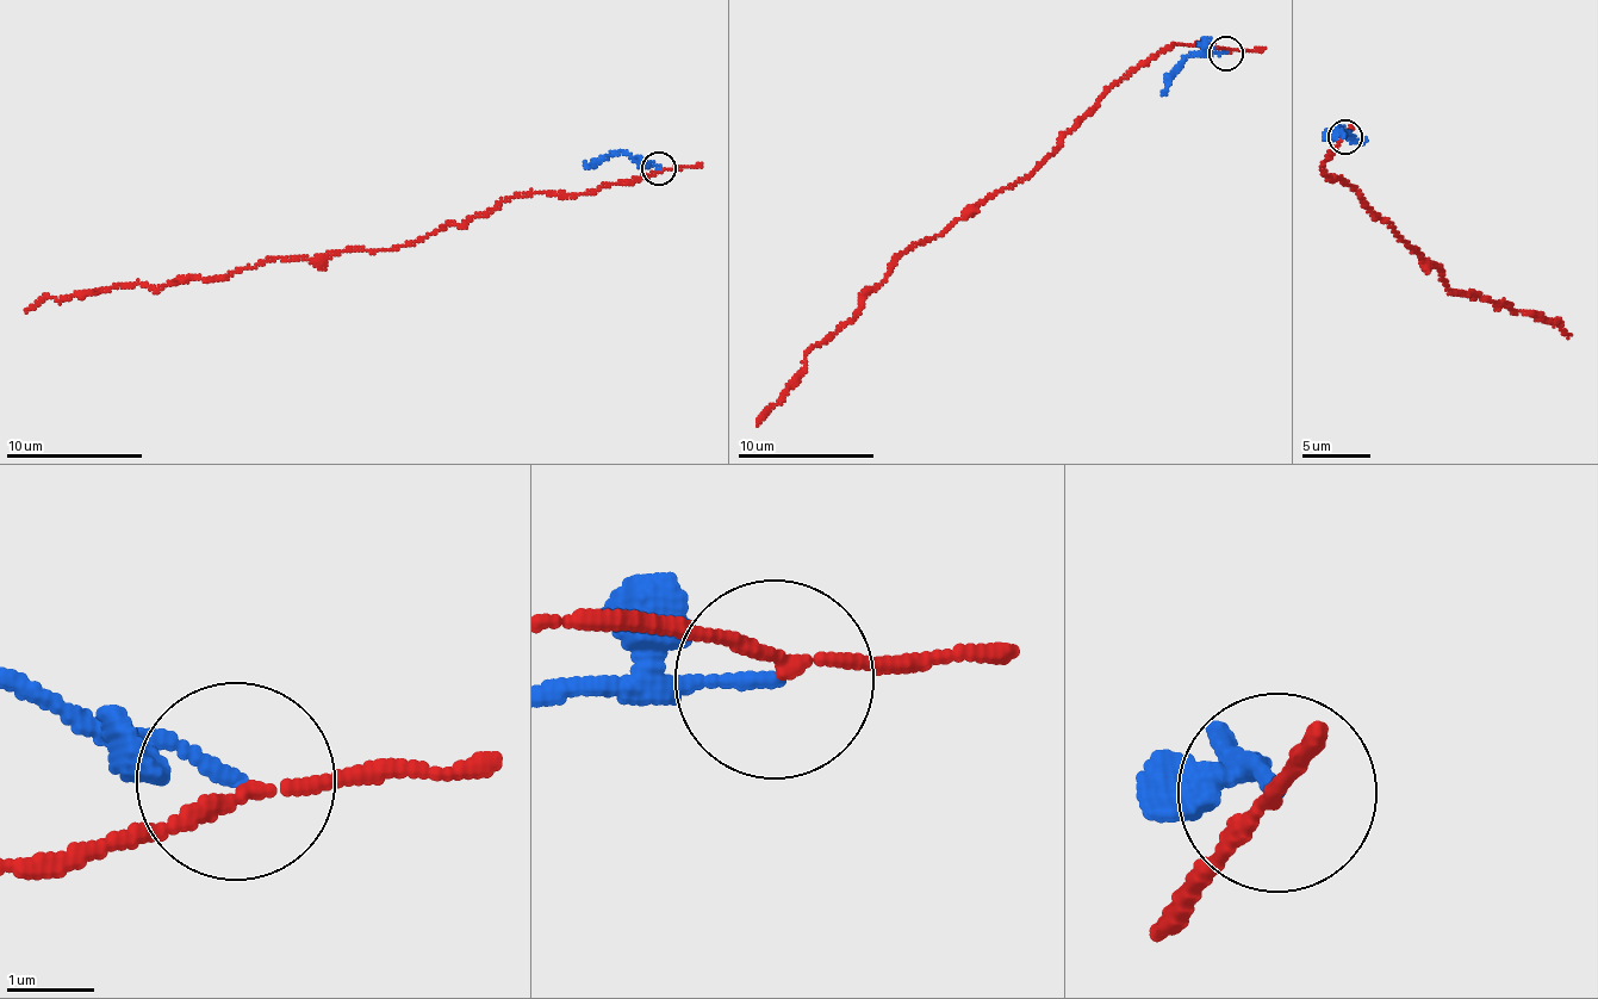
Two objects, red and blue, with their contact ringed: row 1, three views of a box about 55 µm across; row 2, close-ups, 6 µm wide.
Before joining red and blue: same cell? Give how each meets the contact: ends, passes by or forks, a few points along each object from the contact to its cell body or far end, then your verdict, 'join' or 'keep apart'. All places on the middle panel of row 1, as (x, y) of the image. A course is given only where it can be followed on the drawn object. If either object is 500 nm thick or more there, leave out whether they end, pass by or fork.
red passes by; blue ends; course red (1227, 53), (1174, 44), (1151, 55), (1028, 175), (912, 242), (857, 314), (804, 355), (804, 372), (757, 426); course blue (1227, 53), (1187, 56), (1162, 95); keep apart

